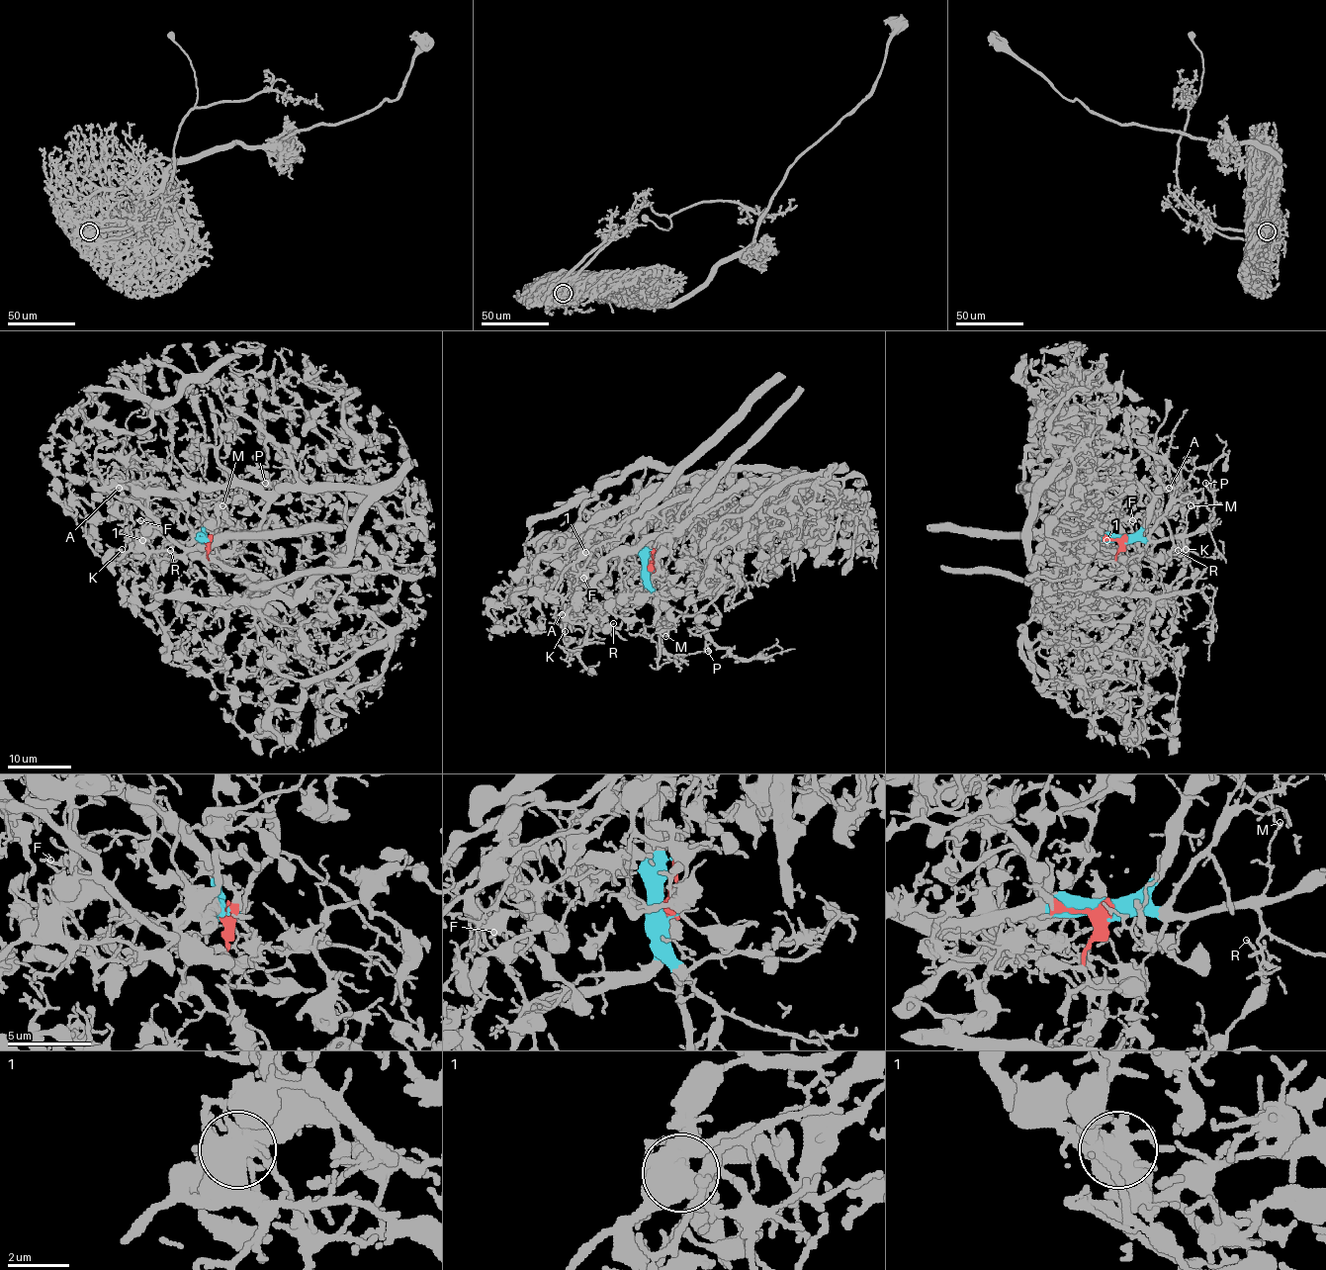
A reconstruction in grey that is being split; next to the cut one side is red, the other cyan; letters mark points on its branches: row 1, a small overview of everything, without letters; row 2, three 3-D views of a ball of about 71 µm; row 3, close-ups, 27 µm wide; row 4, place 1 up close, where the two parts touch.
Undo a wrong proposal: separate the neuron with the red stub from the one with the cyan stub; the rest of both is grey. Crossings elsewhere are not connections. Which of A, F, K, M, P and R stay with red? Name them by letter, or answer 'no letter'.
A, F, K, R

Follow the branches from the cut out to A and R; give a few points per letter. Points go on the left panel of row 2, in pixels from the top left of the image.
A: (206, 540), (213, 560), (192, 557), (161, 535), (148, 534), (134, 548), (128, 532), (132, 516), (118, 488)
R: (206, 540), (213, 560), (192, 557), (197, 579), (189, 589), (155, 594), (147, 587), (155, 586), (171, 550)

